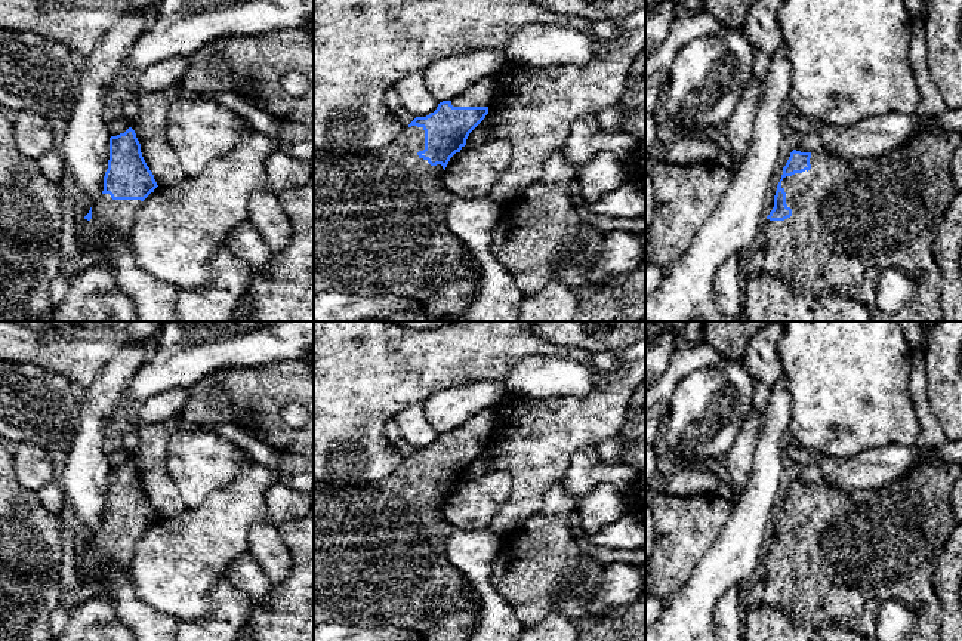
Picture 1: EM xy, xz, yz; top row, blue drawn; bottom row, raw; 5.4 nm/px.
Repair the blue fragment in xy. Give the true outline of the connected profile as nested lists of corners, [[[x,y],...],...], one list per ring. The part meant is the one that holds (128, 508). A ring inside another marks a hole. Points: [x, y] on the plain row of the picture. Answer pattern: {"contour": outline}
{"contour": [[[135,462],[111,468],[104,523],[78,554],[74,567],[78,585],[62,591],[59,605],[73,611],[87,598],[107,594],[108,573],[130,570],[135,545],[157,518]]]}

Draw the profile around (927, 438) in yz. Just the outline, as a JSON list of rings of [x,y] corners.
[[[913,352],[910,372],[910,392],[913,409],[921,425],[921,434],[916,446],[922,449],[935,449],[947,441],[940,423],[937,422],[928,400],[928,377],[925,370],[925,354]]]

